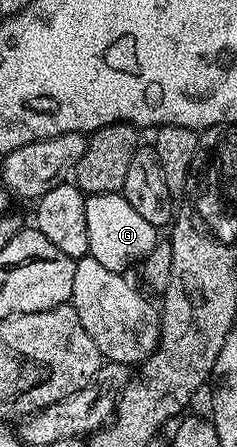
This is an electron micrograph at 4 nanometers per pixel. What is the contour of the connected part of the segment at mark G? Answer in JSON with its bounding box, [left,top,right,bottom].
[86,192,159,274]

